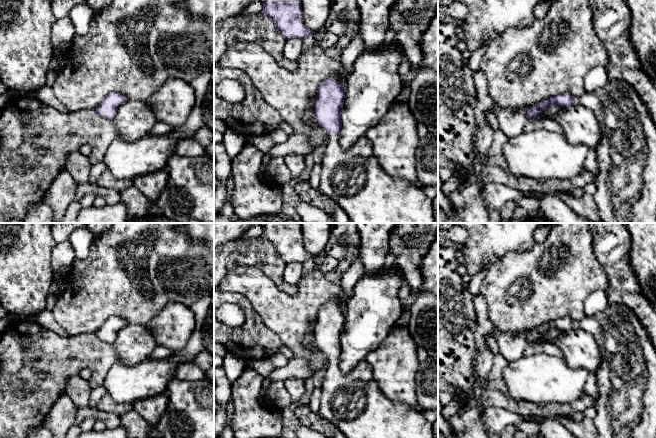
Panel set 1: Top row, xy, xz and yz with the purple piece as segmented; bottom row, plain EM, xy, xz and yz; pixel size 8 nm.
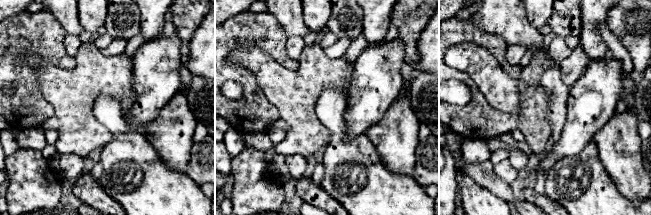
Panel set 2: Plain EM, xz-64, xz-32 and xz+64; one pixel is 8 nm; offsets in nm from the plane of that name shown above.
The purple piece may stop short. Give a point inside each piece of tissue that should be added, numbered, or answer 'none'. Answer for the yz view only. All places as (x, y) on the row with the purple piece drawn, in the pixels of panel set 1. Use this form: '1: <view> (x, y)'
1: yz (625, 192)

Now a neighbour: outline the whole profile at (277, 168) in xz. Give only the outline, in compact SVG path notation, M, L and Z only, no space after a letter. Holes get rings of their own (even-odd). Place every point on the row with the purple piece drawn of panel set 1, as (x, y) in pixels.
M283 157L271 159L267 170L272 179L281 185L289 183L293 180L293 176L286 166L285 159Z

